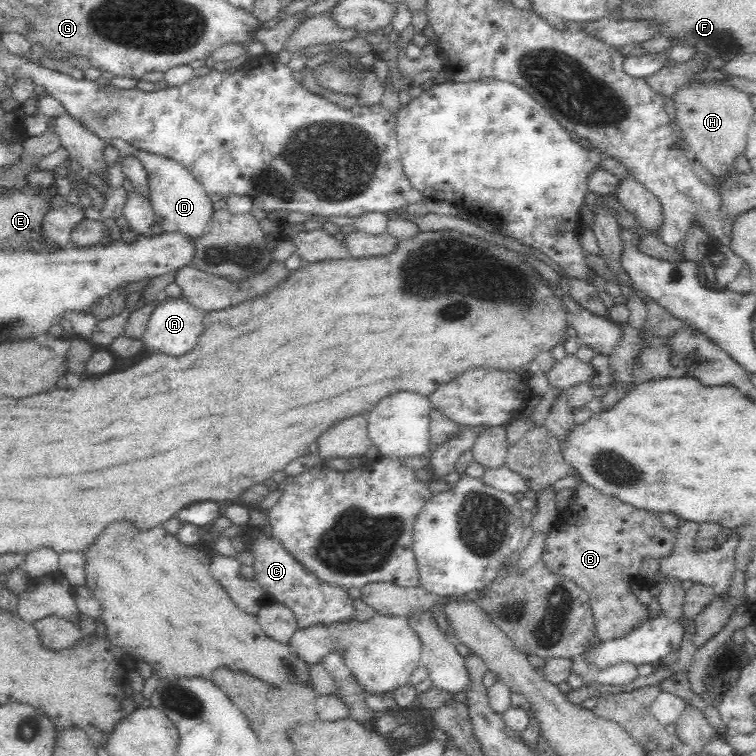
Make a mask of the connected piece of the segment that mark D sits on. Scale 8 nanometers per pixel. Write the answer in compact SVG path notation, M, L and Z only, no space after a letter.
M136 147L130 148L130 150L148 170L149 196L152 200L155 222L160 225L164 232L178 232L193 243L198 238L202 238L206 234L209 222L215 212L210 196L202 184L196 181L186 168L183 168L178 162L166 158L166 156L142 152L140 149L136 150Z

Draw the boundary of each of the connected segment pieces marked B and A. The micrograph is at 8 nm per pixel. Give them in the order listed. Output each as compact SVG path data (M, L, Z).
M582 482L575 487L575 502L558 511L552 522L541 559L588 593L597 638L609 641L650 618L648 608L630 593L629 586L643 579L640 566L645 557L658 559L672 552L675 534L676 530L662 527L658 513L636 508Z
M161 297L160 303L156 306L147 321L147 328L142 340L151 352L162 352L170 356L182 356L188 350L194 348L196 338L202 332L202 319L204 313L198 308L191 306L183 297L170 299Z

